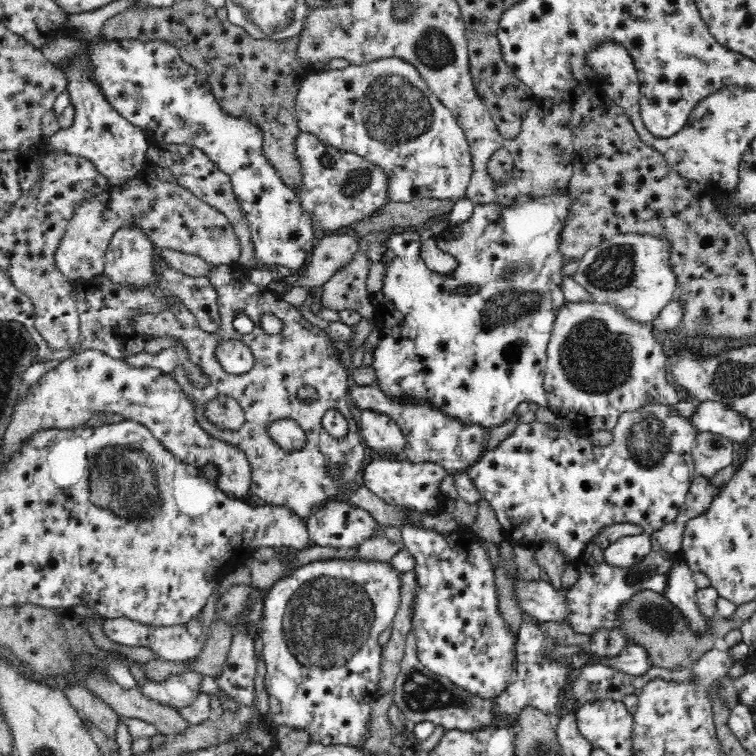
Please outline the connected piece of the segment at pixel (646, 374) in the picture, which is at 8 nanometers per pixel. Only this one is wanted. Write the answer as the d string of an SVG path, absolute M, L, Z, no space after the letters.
M566 303L565 307L561 308L555 320L551 342L547 346L547 363L545 368L544 388L548 395L550 408L563 418L569 418L575 424L590 424L598 429L611 430L616 424L618 414L626 408L634 408L640 401L646 400L648 396L656 396L662 404L676 404L678 400L678 392L675 386L667 382L666 371L664 364L666 364L666 355L662 344L656 340L656 328L653 322L636 320L630 316L625 309L620 308L617 304L608 303Z

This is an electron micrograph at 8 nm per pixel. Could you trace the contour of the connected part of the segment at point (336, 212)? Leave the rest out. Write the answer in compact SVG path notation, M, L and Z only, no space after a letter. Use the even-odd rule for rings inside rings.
M301 132L297 138L297 155L301 157L303 172L305 172L304 198L301 199L304 210L311 217L313 213L320 216L322 224L315 224L318 232L332 232L355 221L365 220L373 211L389 203L392 173L380 164L374 164L369 157L358 152L350 152L346 148L338 148L334 144L326 144L317 133Z

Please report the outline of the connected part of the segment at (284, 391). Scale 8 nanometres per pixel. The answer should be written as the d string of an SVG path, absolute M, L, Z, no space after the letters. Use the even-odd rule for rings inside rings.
M218 265L218 268L210 274L208 277L214 281L217 288L217 307L219 312L218 328L216 331L210 332L203 330L199 327L199 323L196 322L194 315L183 306L176 305L169 311L162 313L161 315L152 317L152 315L140 315L136 321L136 328L140 328L142 332L146 334L154 334L154 336L160 336L160 334L178 334L182 332L182 336L186 336L186 344L192 348L192 362L208 376L208 384L198 388L194 384L194 380L188 376L186 370L177 368L174 372L174 376L178 376L178 380L181 381L186 387L190 389L189 394L193 396L193 400L196 400L197 419L202 428L205 428L210 434L231 442L232 444L241 445L249 455L249 461L253 465L253 484L251 492L261 497L266 504L275 507L284 507L286 510L294 513L298 516L300 522L307 524L307 520L312 516L316 515L322 507L328 502L340 501L340 498L352 490L352 484L360 474L363 474L364 464L368 460L368 452L366 452L366 446L362 444L360 438L360 430L358 430L359 422L356 422L354 418L354 410L352 410L352 404L350 404L350 372L346 368L346 364L342 362L340 358L340 352L338 348L332 346L330 338L328 338L328 332L324 328L320 328L312 324L302 313L301 309L294 307L294 305L283 301L282 299L276 299L274 295L270 295L266 287L261 287L248 282L247 272L245 272L238 265ZM237 309L244 309L247 316L251 317L255 323L255 329L250 334L240 334L237 332L232 325L232 321L235 317L235 311ZM267 313L275 314L276 316L282 317L285 320L284 332L280 335L270 335L264 331L264 327L261 325L263 322L263 316ZM238 342L243 346L246 346L252 353L254 362L250 366L250 370L246 372L228 372L221 363L220 356L217 356L217 350L220 350L226 343ZM303 385L310 385L317 390L318 397L313 402L299 401L296 398L296 392L299 387ZM230 397L236 400L238 406L242 407L245 414L245 421L240 429L232 430L218 424L216 420L210 420L207 415L207 404L214 399ZM328 408L339 408L349 422L349 431L342 440L334 440L324 432L322 429L322 423L320 418L322 414L328 410ZM284 416L291 416L295 418L306 431L308 435L308 444L304 450L290 451L280 448L272 438L266 433L266 428L272 420L276 418L284 418ZM328 462L343 462L346 464L346 470L343 474L344 484L331 480L326 475L326 464Z

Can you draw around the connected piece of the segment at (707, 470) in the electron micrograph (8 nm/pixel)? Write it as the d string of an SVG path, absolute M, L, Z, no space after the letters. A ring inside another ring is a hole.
M709 430L699 432L693 459L694 474L712 478L734 460L734 441Z

